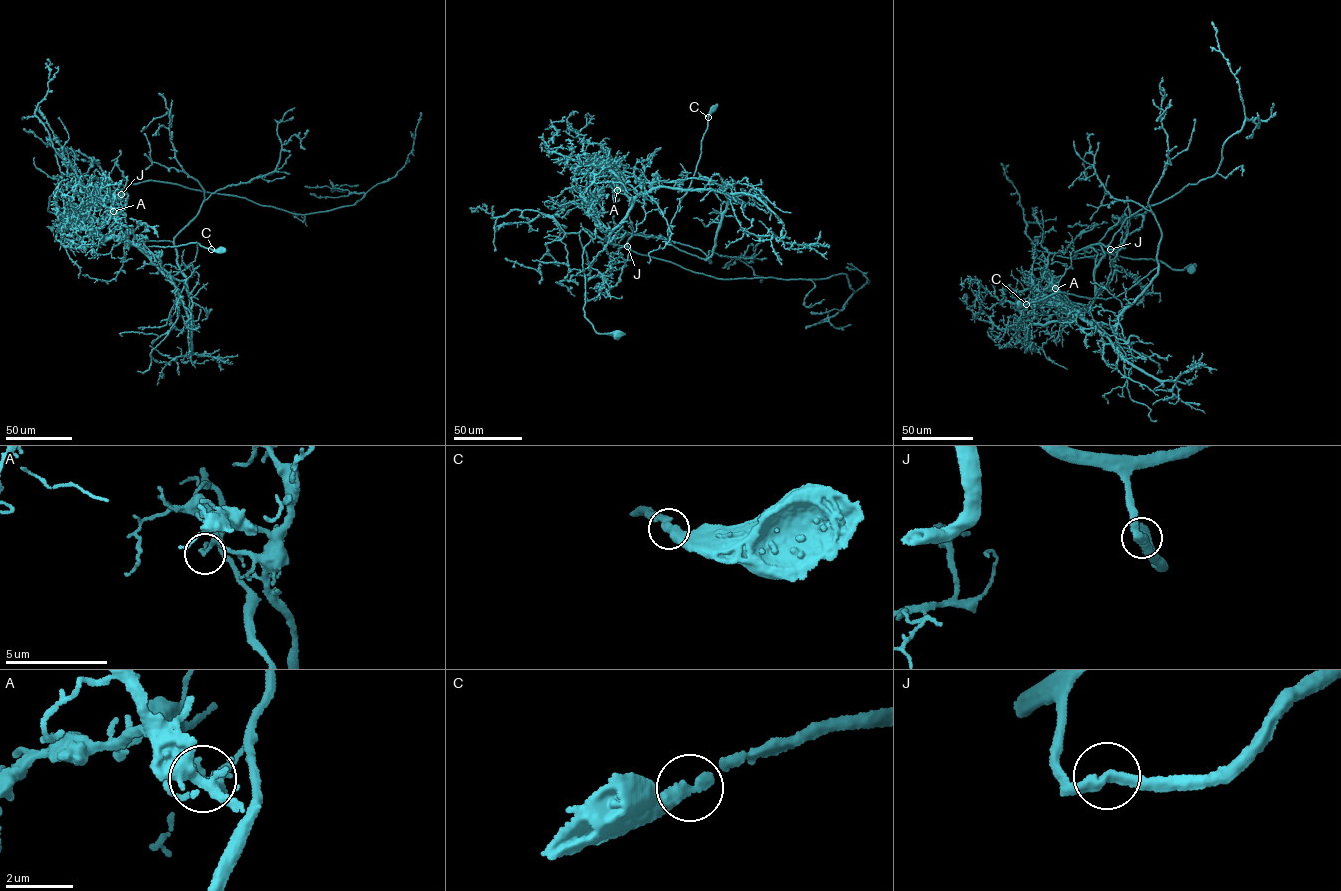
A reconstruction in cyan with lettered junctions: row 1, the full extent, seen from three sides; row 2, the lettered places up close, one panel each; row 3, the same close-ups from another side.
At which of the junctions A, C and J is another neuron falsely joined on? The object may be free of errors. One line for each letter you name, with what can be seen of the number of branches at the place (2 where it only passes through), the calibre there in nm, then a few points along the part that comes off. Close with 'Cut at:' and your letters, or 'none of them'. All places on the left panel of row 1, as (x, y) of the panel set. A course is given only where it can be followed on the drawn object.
A: branches 2; calibre 140 nm; course (113, 211), (122, 232), (184, 286), (178, 232), (213, 193), (271, 173), (281, 145), (308, 130)
Cut at: A

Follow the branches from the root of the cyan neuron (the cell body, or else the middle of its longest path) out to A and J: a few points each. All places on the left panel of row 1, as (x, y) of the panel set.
A: (219, 249), (135, 243), (173, 242), (186, 279), (180, 301), (169, 278), (121, 231), (113, 211)
J: (219, 249), (135, 243), (173, 242), (186, 279), (180, 301), (133, 244), (86, 227), (110, 183), (120, 194)

